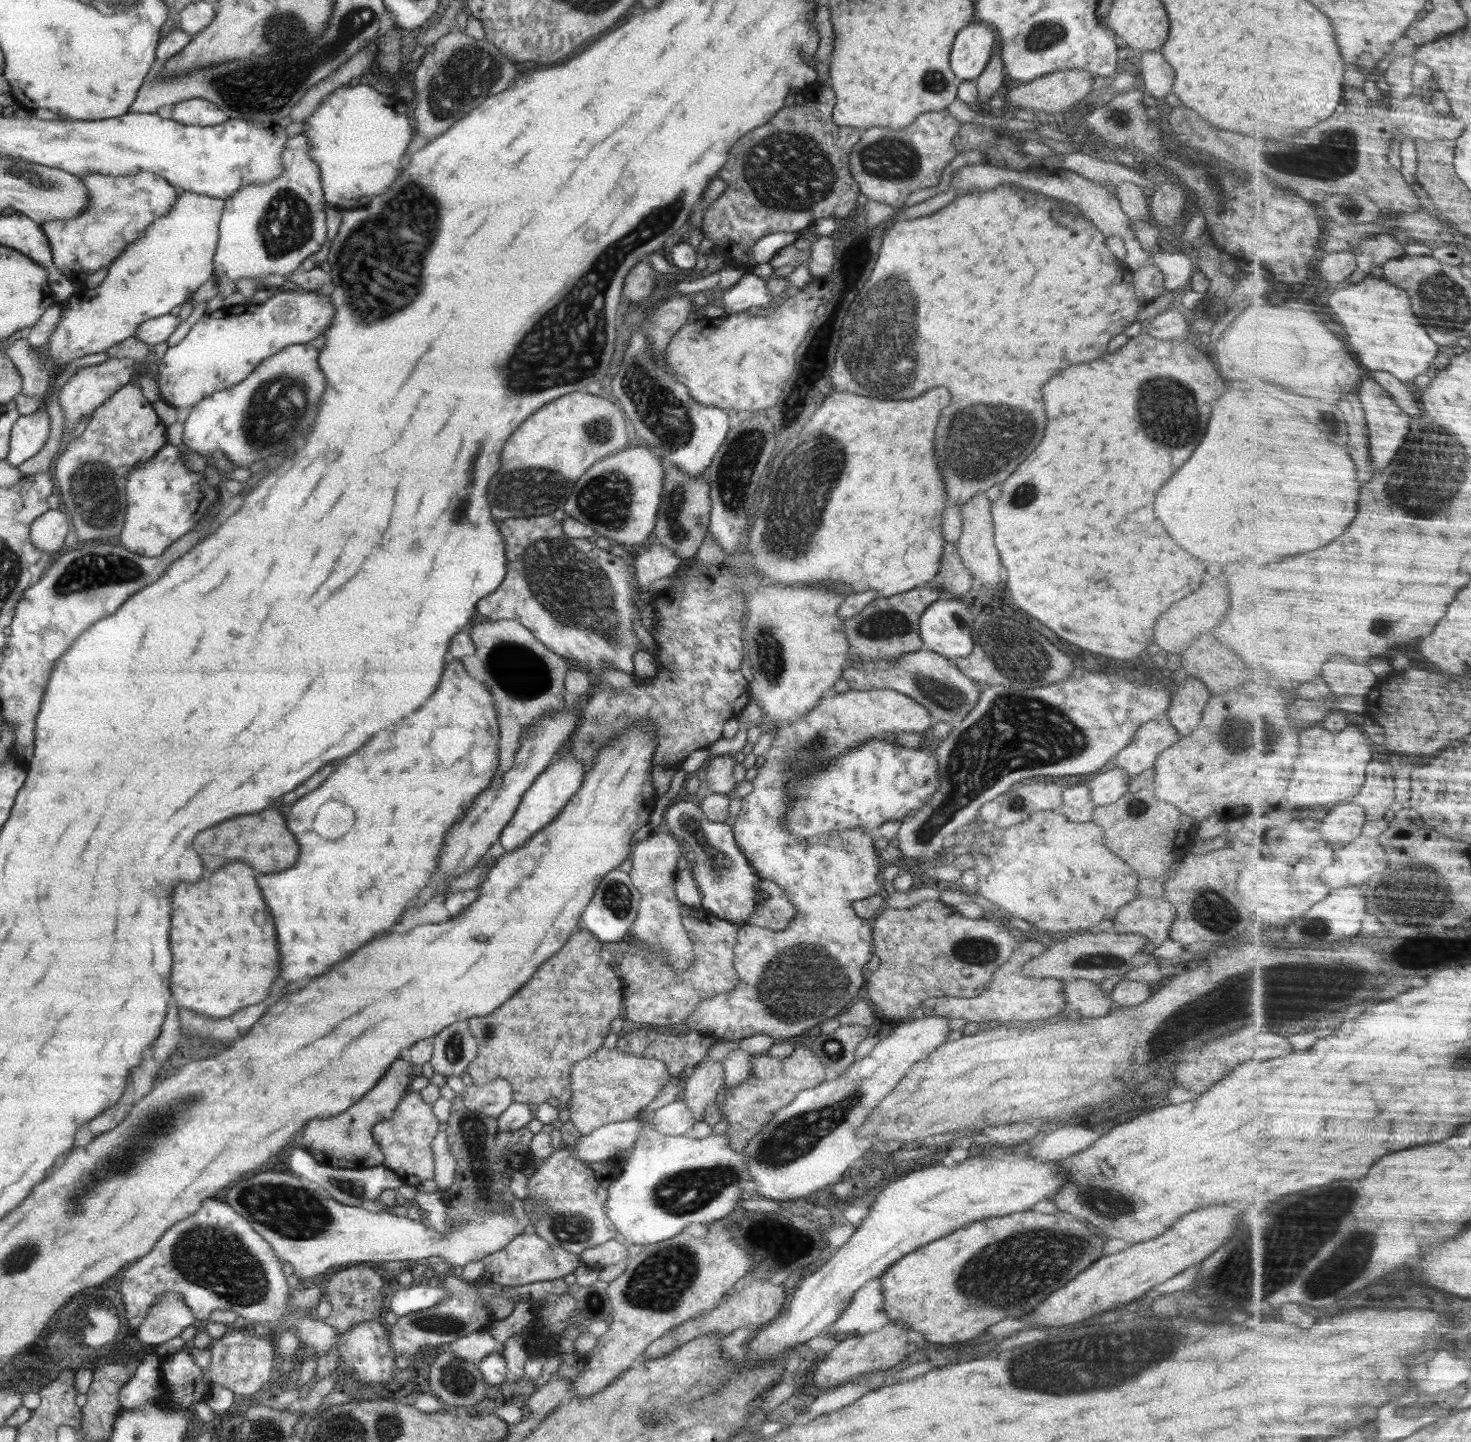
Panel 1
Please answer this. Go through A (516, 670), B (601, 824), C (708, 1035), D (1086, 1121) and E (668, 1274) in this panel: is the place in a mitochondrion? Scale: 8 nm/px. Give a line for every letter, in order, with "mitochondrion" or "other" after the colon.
A: mitochondrion
B: other
C: other
D: other
E: mitochondrion

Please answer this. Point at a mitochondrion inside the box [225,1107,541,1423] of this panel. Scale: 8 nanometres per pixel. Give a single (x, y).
(268, 1200)

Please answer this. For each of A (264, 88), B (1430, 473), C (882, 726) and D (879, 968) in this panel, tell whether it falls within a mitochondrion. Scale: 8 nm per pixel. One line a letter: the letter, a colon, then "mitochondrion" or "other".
A: mitochondrion
B: mitochondrion
C: other
D: other

